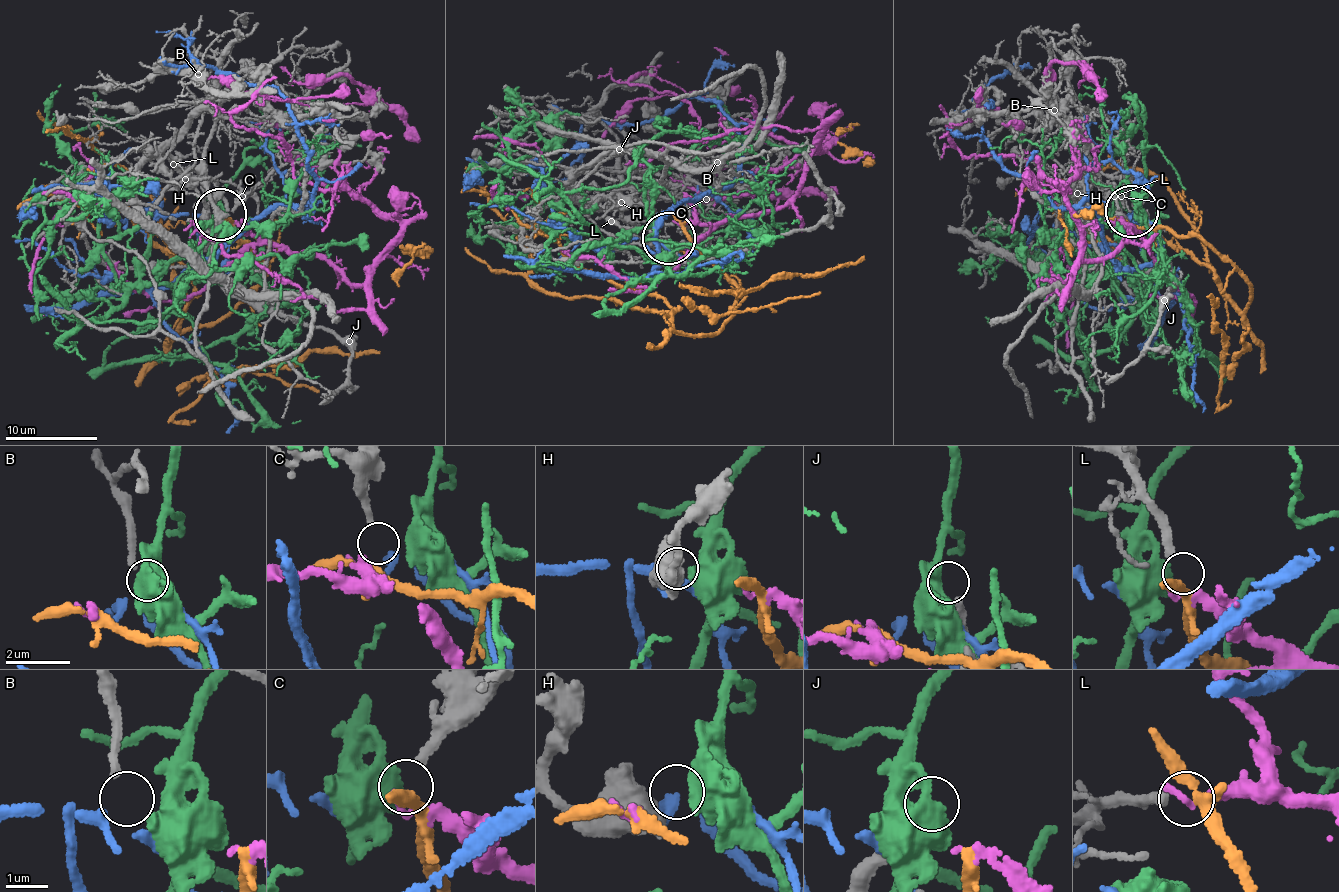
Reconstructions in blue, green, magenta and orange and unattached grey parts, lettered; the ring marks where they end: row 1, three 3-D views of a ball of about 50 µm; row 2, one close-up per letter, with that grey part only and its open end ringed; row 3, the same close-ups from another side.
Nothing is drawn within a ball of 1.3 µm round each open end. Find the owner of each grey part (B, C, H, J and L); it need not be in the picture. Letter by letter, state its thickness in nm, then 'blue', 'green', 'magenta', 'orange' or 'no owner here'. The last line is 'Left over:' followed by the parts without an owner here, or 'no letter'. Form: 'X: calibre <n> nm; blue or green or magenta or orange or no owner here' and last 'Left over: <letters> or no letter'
B: calibre 190 nm; no owner here
C: calibre 220 nm; no owner here
H: calibre 950 nm; green
J: calibre 240 nm; no owner here
L: calibre 260 nm; magenta
Left over: B, C, J

